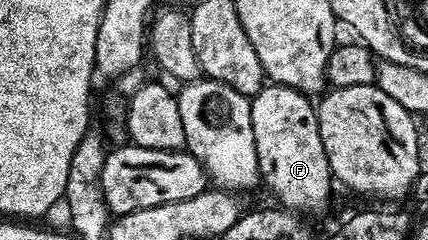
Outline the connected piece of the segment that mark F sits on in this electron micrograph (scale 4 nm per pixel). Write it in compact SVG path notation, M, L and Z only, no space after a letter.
M266 84L251 99L251 128L255 128L261 182L281 201L278 203L305 216L327 209L331 175L314 103L290 86Z

